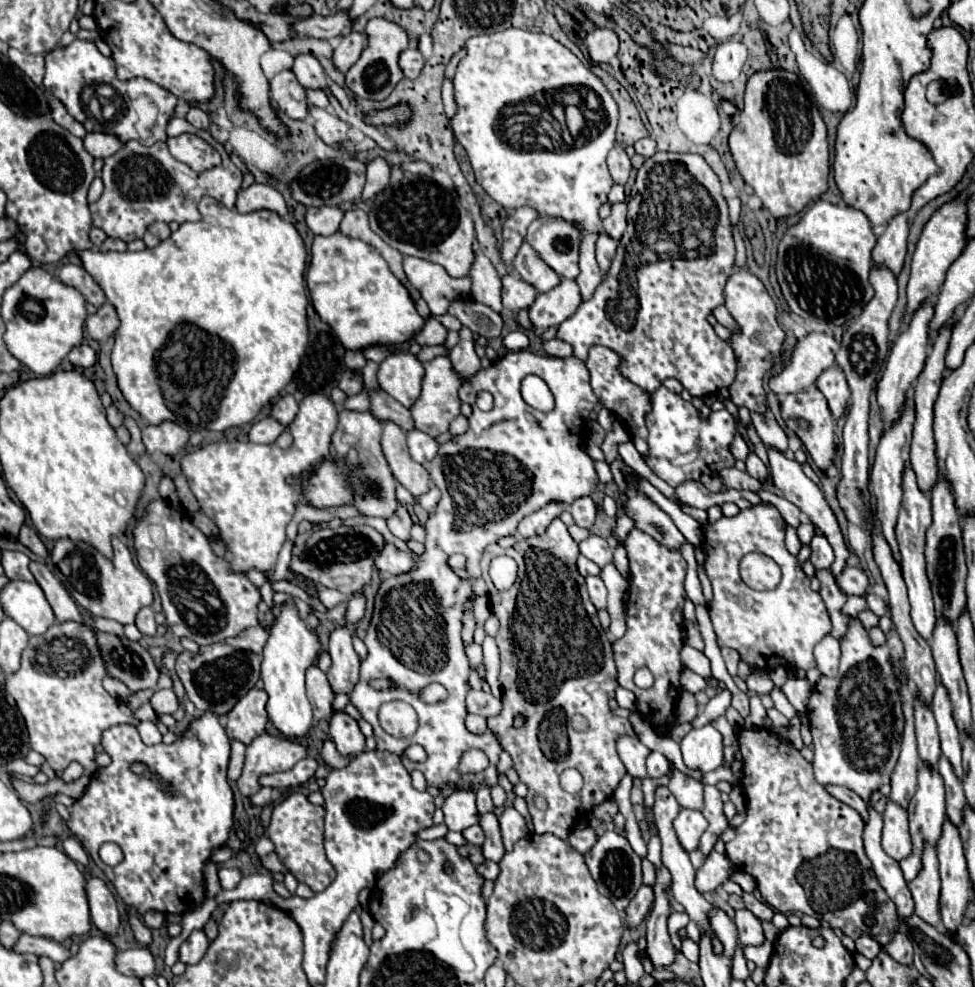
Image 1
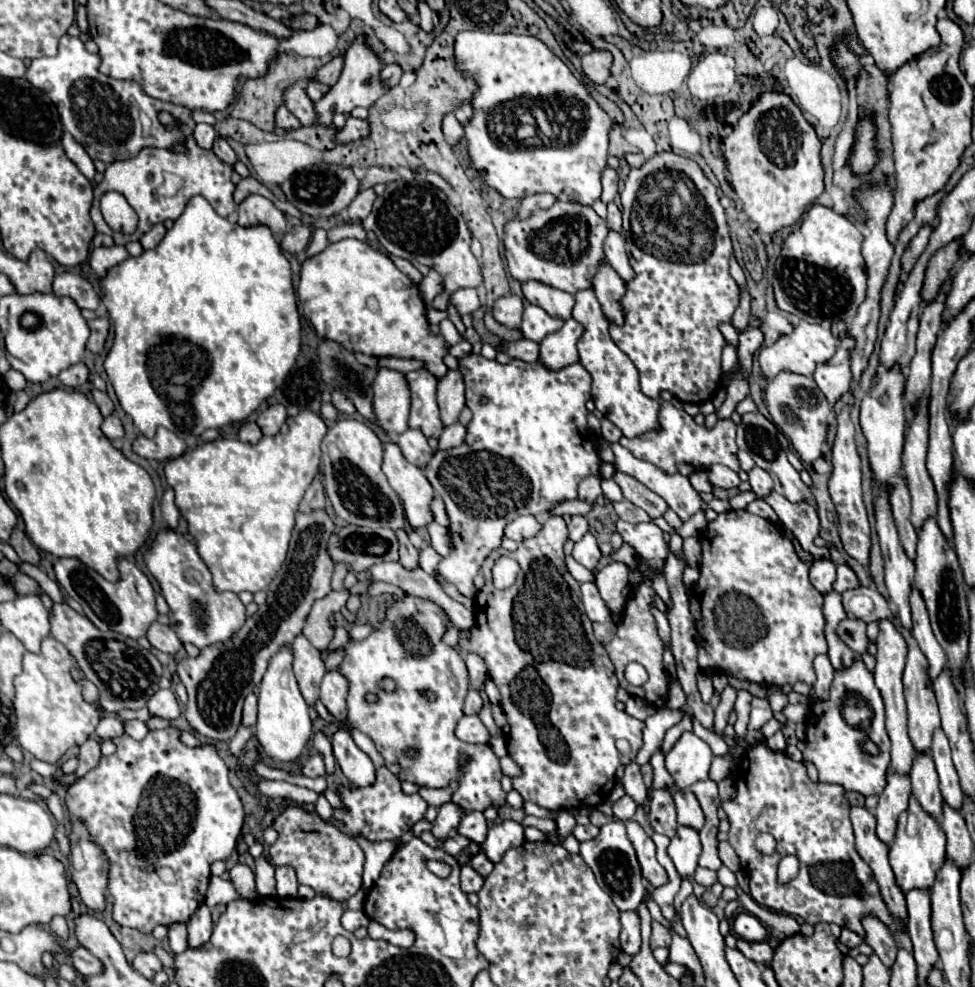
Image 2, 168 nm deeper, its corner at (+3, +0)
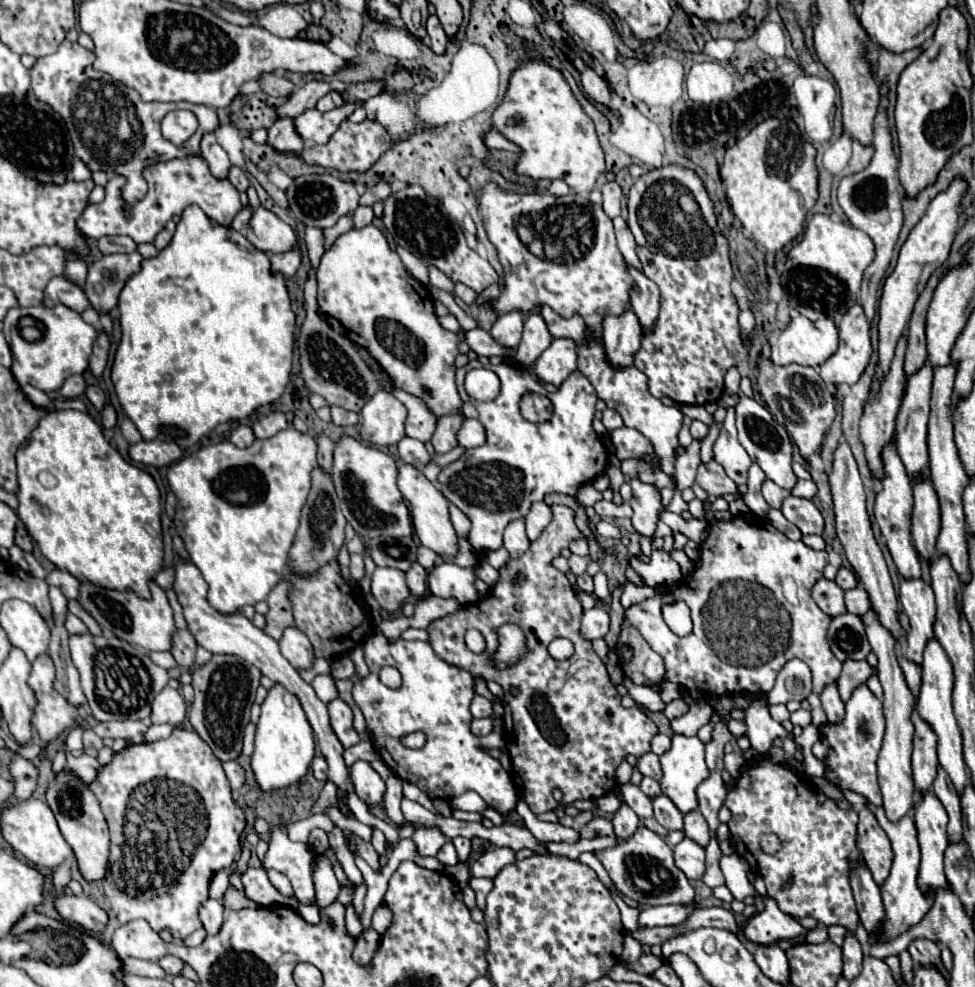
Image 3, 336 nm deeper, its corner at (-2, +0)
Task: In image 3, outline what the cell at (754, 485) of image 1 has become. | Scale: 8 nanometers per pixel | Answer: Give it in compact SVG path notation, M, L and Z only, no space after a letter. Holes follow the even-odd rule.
M711 461L707 465L699 465L699 473L697 473L695 483L701 485L711 497L719 497L719 495L727 495L727 493L737 491L737 483L727 477L725 469L721 465L717 465L717 461Z

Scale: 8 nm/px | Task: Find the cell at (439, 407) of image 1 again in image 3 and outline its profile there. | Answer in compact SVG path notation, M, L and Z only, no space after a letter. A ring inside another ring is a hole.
M393 389L393 395L407 407L409 417L405 423L405 433L413 439L419 439L423 443L431 441L433 433L435 433L435 423L437 417L435 413L429 409L429 405L425 405L419 397L413 397L411 393L405 393L403 389Z

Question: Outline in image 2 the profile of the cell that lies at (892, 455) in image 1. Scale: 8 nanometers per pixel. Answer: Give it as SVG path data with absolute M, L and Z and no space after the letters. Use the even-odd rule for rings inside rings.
M876 489L874 499L876 509L876 529L880 535L880 547L884 555L886 569L886 587L890 599L898 607L898 619L906 631L912 631L912 613L910 613L910 591L914 581L914 563L904 557L904 549L900 549L900 539L896 537L896 529L892 529L892 521L888 521L888 505L884 505L884 497L880 497L880 489Z

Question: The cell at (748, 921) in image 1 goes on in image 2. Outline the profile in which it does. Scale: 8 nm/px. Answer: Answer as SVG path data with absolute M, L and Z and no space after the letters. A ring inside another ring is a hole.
M738 941L738 951L744 953L748 959L758 963L760 967L770 967L772 965L772 955L774 949L766 941Z

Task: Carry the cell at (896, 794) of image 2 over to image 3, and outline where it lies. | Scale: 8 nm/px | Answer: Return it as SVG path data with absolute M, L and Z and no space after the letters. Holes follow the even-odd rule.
M871 609L861 617L867 629L867 639L871 643L873 653L879 659L877 665L877 675L883 685L883 711L887 719L887 731L883 739L883 747L879 753L877 761L877 771L879 771L879 787L883 793L883 809L889 821L899 821L903 815L907 815L913 809L913 799L915 799L915 785L913 785L913 769L911 769L911 751L913 751L913 723L911 723L911 705L913 705L913 695L905 683L905 677L901 673L901 667L895 659L893 647L895 647L895 637L881 627L877 621L875 611Z

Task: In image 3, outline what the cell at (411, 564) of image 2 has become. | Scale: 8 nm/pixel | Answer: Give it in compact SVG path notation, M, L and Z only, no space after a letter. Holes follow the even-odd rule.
M415 561L411 565L411 569L407 571L407 585L409 585L413 597L423 597L425 595L425 591L427 591L425 581L427 581L427 571Z

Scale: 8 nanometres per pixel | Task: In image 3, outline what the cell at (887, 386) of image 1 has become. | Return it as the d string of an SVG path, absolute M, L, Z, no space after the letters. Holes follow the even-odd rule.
M893 439L893 445L885 445L885 477L879 481L879 491L875 499L875 519L881 527L881 533L887 541L887 547L891 551L891 557L897 565L897 571L901 577L921 577L921 559L917 549L913 549L913 539L911 539L911 515L913 515L913 485L909 481L909 475L905 473L905 465L901 465L901 457L897 453L897 443Z

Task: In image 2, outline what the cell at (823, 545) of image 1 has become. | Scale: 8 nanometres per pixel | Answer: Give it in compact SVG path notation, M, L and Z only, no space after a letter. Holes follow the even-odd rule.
M824 559L824 561L816 561L810 569L810 583L814 585L814 589L822 595L830 593L834 587L834 581L836 581L836 567L830 559Z

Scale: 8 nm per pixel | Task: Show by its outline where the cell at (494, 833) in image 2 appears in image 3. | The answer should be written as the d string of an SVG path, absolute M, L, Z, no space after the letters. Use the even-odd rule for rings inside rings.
M493 847L471 863L473 877L495 877L505 865L515 863L515 851L511 847Z

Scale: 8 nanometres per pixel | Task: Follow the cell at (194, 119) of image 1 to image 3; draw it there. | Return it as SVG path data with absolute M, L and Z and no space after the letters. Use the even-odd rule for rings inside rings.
M205 133L205 137L201 139L201 155L209 163L211 173L215 177L219 177L219 179L227 177L227 171L231 167L231 161L229 161L225 149L217 143L215 133Z

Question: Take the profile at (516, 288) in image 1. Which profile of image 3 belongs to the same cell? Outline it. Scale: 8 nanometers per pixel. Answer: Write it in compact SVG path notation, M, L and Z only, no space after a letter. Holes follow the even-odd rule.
M501 313L495 321L491 335L505 347L517 347L523 331L523 313Z

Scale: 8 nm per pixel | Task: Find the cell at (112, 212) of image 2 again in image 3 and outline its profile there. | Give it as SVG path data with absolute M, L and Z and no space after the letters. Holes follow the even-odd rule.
M67 39L59 45L55 53L37 59L35 67L31 69L31 89L37 95L37 99L51 105L65 119L65 125L75 147L75 155L83 159L91 171L107 171L127 177L127 183L122 188L122 197L127 209L133 207L147 193L147 183L143 181L141 171L149 159L161 155L187 157L199 153L201 137L209 131L215 131L219 125L217 113L205 105L141 101L135 89L129 89L121 81L111 79L107 73L93 69L93 51ZM75 109L81 109L81 113L75 115ZM173 109L189 109L199 119L199 129L195 131L193 139L185 141L179 147L169 143L159 129L159 123L165 117L165 113Z

